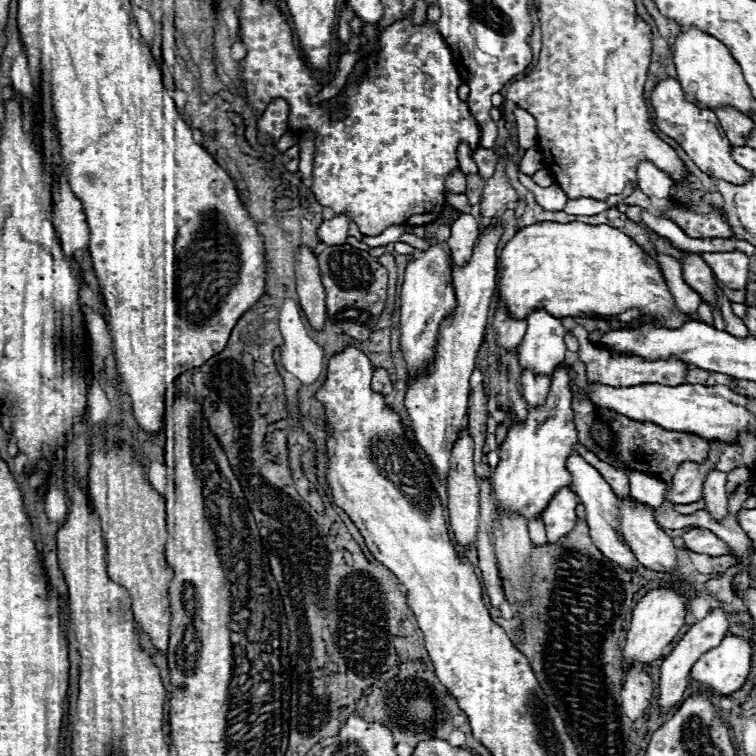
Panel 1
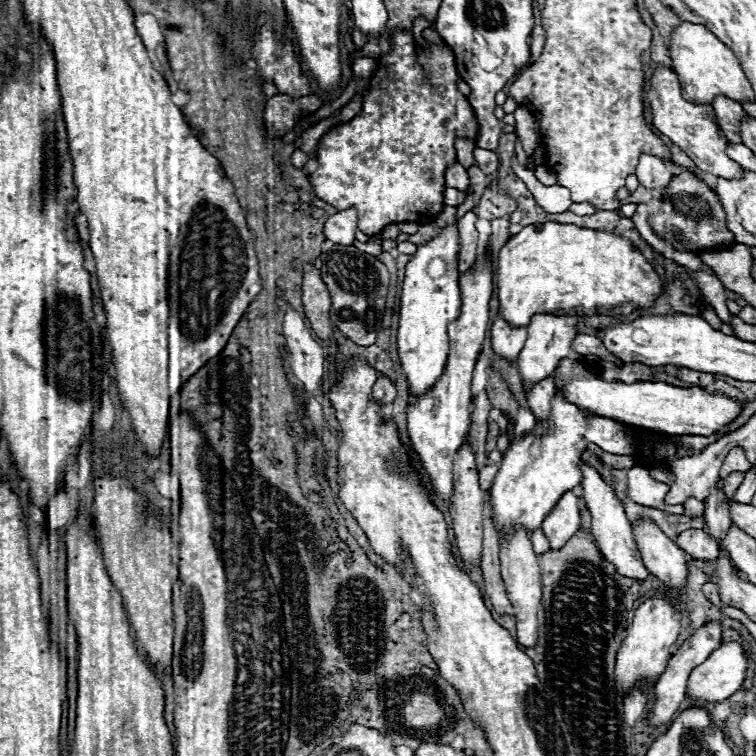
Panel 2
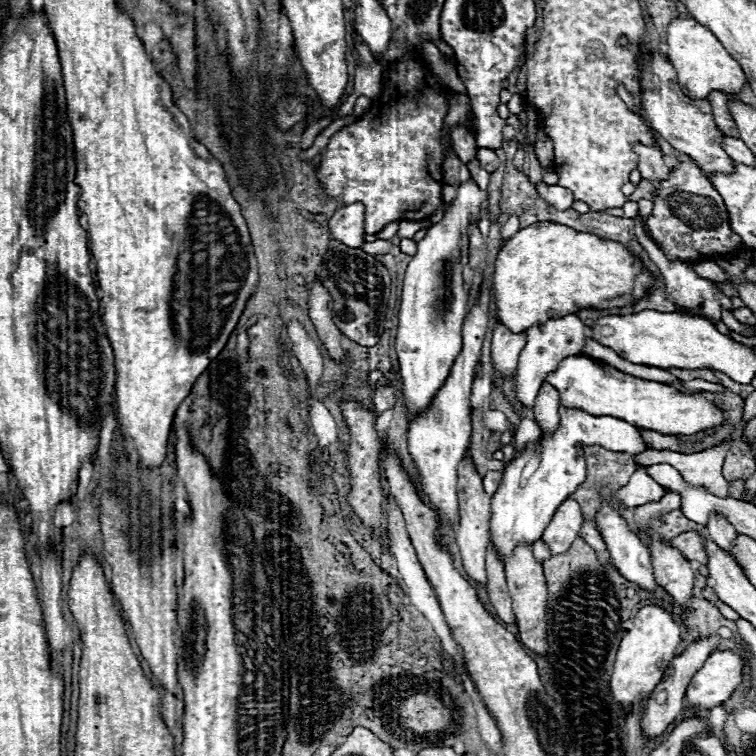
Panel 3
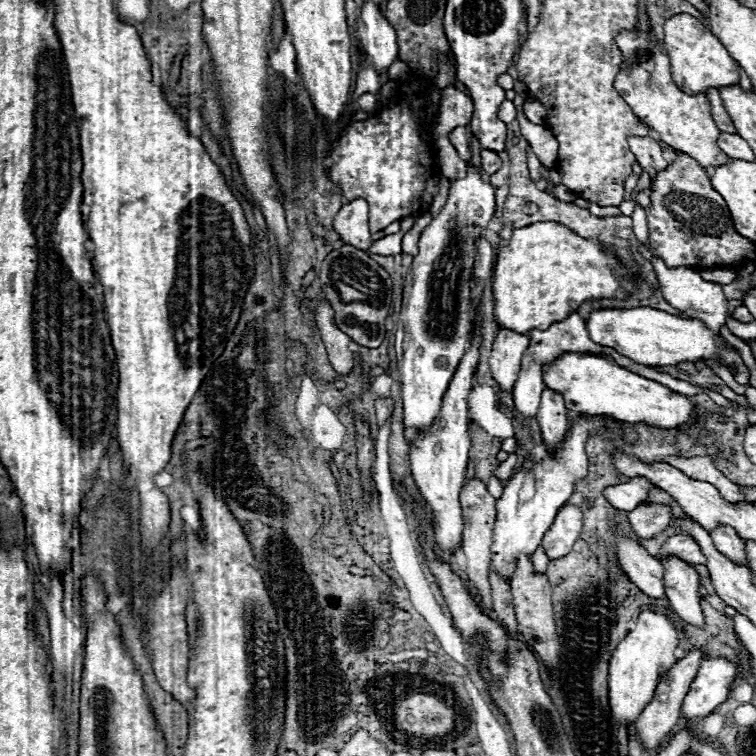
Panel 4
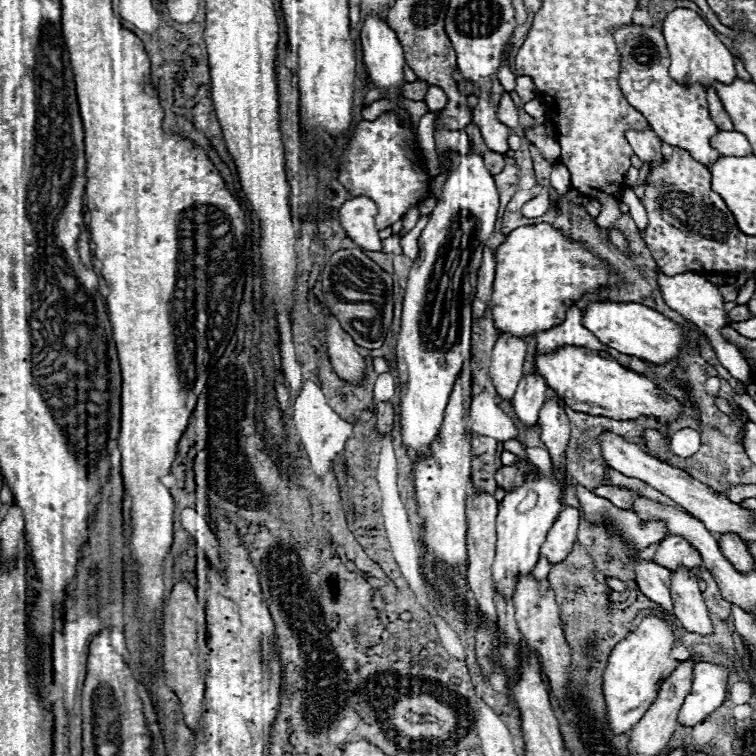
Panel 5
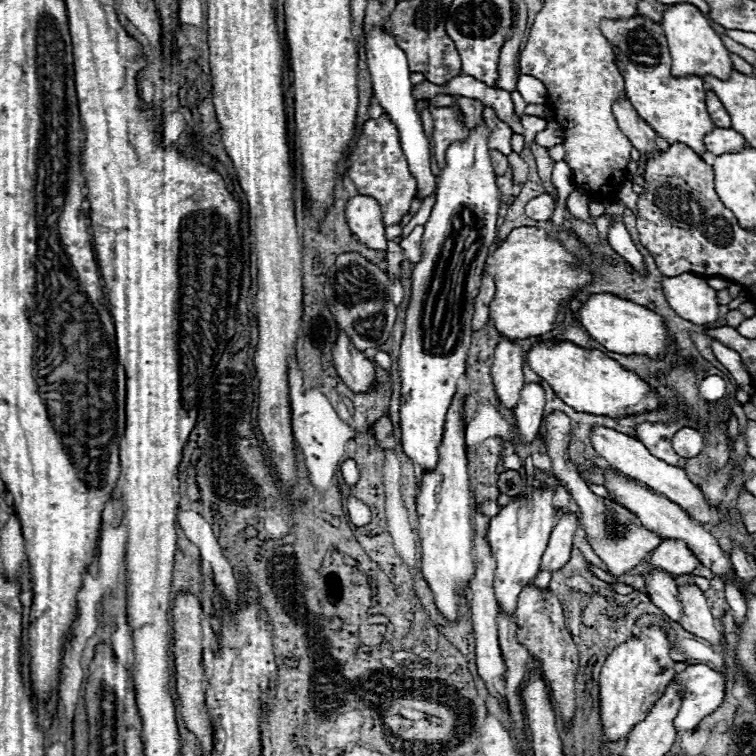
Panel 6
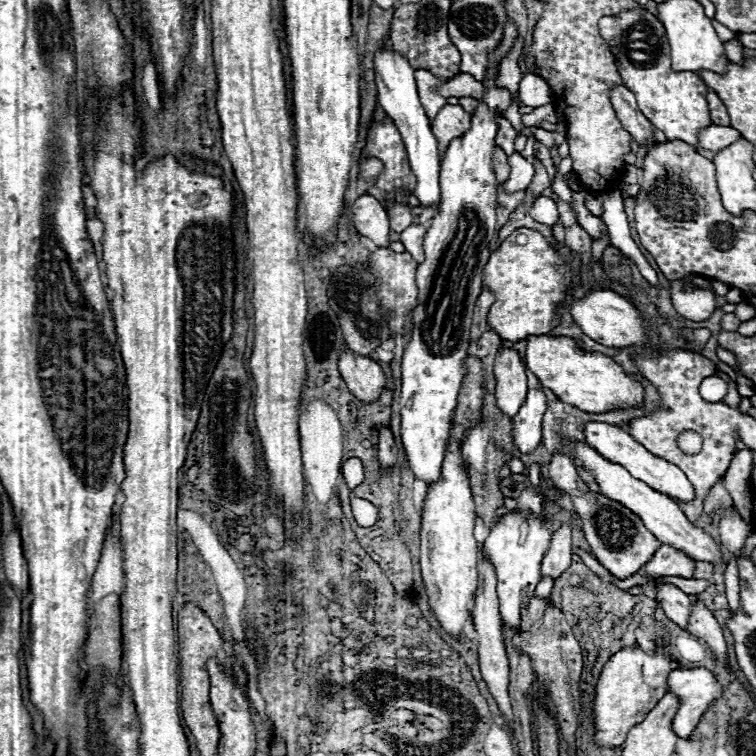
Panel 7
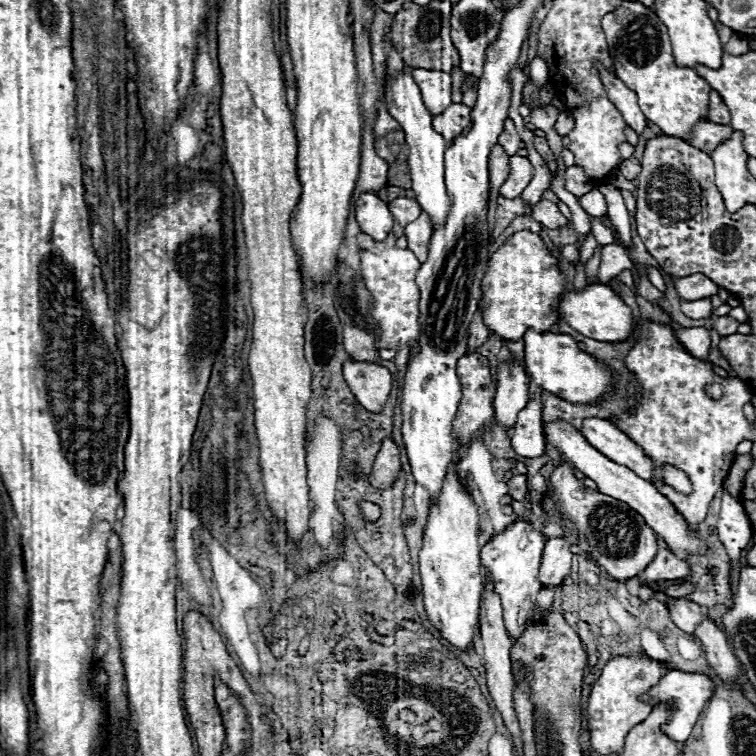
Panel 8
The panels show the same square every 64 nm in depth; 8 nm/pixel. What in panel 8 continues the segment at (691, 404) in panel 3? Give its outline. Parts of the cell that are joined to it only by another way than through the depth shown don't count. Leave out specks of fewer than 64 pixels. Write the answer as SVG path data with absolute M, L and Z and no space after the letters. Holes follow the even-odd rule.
M528 330L524 334L524 366L540 388L568 402L582 402L582 404L598 402L600 396L612 386L612 370L600 364L594 356L582 352L578 348L578 342L568 334L554 334L554 332L540 334Z

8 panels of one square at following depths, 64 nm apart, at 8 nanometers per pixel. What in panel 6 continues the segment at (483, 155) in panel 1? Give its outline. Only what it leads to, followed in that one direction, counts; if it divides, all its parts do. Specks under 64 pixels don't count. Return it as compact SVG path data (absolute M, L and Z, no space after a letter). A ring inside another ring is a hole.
M490 150L490 160L492 160L492 166L494 166L496 176L504 176L506 170L508 170L508 160L506 160L506 156L500 154L498 150Z

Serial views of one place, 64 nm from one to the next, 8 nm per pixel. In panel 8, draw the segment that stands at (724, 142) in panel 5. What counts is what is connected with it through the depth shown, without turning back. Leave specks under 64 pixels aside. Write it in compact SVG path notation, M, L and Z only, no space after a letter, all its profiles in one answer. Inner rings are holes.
M700 120L694 130L692 130L692 138L688 140L692 146L704 150L704 152L712 152L720 142L728 140L732 134L732 126L716 126L714 122L708 120Z

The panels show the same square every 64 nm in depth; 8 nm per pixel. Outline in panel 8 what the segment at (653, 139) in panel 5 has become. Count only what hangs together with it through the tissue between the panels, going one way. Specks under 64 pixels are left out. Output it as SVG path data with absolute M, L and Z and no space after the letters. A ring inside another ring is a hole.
M596 62L596 66L598 66L598 72L600 72L600 78L602 78L602 84L604 84L604 88L606 88L608 98L610 98L610 100L616 104L616 108L622 112L626 124L628 124L632 130L636 130L638 134L642 134L642 130L646 128L646 118L644 118L644 114L642 114L640 108L638 108L638 98L636 98L636 94L634 94L632 90L628 90L628 88L616 78L616 74L608 72L608 68L606 68L604 64Z

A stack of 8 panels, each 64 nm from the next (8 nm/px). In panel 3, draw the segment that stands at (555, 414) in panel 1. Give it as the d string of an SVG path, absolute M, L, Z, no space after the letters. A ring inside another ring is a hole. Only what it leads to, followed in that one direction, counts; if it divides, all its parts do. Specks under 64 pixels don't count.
M560 406L560 428L552 436L542 434L534 446L528 446L518 458L514 458L502 474L498 492L492 496L492 546L502 562L512 556L516 546L532 546L540 540L544 526L548 526L558 506L586 480L584 446L588 444L600 444L614 452L632 454L646 448L640 430L624 420L612 416L592 416L576 408Z

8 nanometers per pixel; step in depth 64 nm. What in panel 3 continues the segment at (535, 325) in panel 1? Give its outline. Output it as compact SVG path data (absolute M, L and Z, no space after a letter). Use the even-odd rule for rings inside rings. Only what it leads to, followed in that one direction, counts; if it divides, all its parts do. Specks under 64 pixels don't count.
M568 314L558 320L548 320L544 326L532 326L526 330L526 334L528 334L528 342L520 352L518 372L516 372L516 398L520 406L532 410L536 402L536 394L544 384L544 378L550 372L554 372L566 356L580 354L582 348L586 346L586 326L576 314Z

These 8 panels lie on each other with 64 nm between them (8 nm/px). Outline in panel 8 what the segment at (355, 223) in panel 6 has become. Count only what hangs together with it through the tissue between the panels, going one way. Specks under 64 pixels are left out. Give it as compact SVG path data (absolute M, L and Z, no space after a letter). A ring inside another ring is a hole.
M368 192L362 194L356 202L356 220L360 224L360 230L378 242L382 242L388 236L394 224L388 204L380 200L376 194Z

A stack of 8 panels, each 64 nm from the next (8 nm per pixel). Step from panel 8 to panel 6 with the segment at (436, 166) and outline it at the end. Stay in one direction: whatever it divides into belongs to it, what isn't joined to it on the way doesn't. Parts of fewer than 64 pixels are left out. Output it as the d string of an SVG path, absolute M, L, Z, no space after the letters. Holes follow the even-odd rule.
M372 30L366 36L366 58L368 58L368 68L372 72L372 84L374 84L374 98L378 104L384 108L384 112L392 118L396 128L400 130L400 140L402 140L402 150L408 158L410 172L418 180L418 198L424 200L428 196L436 194L436 176L432 174L430 166L430 140L424 134L422 128L422 118L420 112L416 110L416 98L412 96L412 82L410 82L410 68L406 54L396 46L394 38L386 30Z

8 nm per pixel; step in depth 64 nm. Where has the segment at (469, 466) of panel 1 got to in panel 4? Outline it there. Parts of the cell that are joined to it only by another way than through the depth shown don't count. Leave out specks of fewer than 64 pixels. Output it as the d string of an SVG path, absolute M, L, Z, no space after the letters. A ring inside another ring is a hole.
M466 480L462 494L460 494L460 504L462 504L462 518L464 518L464 532L462 532L462 550L466 554L466 574L468 580L474 584L482 608L492 608L492 596L490 596L490 582L488 582L488 572L490 572L490 546L492 546L492 526L496 522L496 500L488 494L486 486L480 480Z

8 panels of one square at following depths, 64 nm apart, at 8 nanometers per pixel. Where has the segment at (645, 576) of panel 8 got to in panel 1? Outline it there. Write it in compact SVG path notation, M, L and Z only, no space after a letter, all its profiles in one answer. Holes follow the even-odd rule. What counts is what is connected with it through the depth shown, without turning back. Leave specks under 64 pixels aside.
M692 528L686 534L682 534L682 544L686 550L696 552L696 554L706 554L706 556L726 556L730 554L728 546L716 538L716 534L712 534L710 530L700 530L700 528Z

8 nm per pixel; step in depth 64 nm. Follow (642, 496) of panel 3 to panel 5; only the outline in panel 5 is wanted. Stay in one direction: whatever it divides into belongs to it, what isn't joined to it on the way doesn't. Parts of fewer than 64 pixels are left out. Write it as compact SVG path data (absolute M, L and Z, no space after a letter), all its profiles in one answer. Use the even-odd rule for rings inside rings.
M598 486L598 488L594 488L594 494L606 498L606 500L610 500L614 506L618 506L618 508L622 508L622 510L632 508L634 490L618 488L618 486Z

